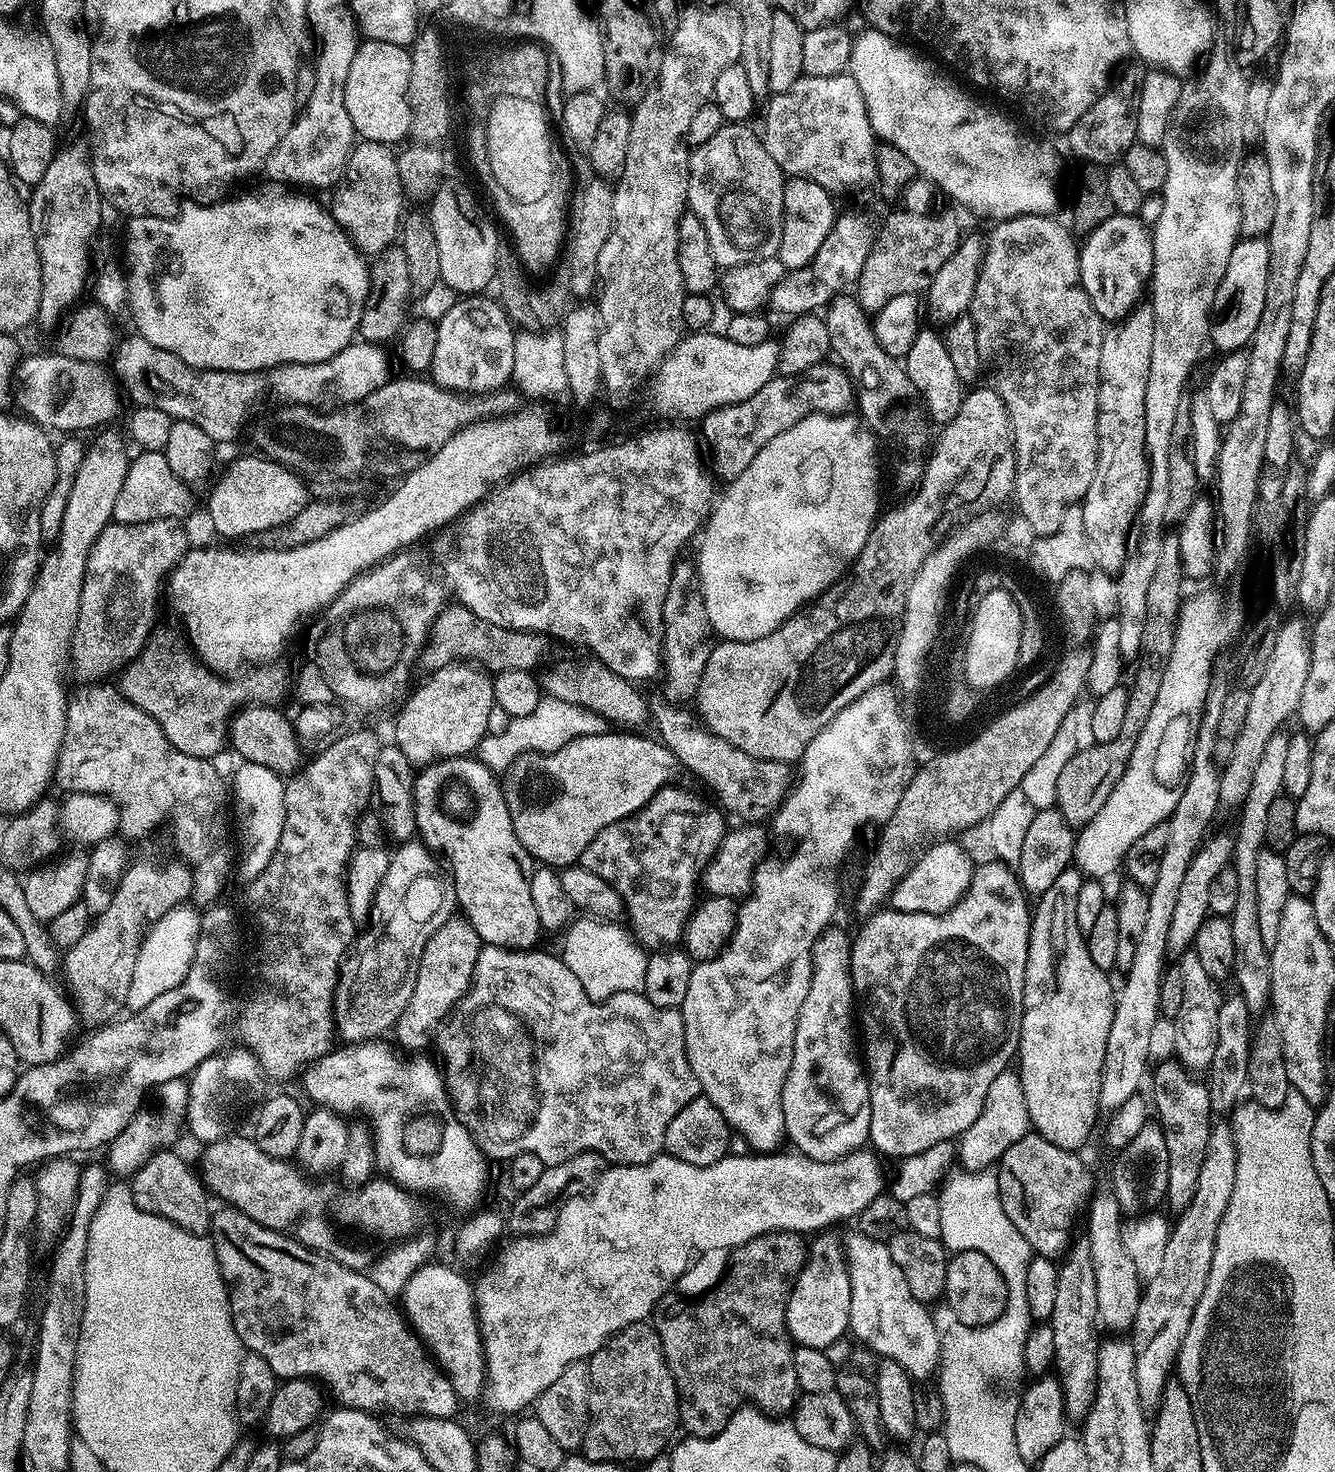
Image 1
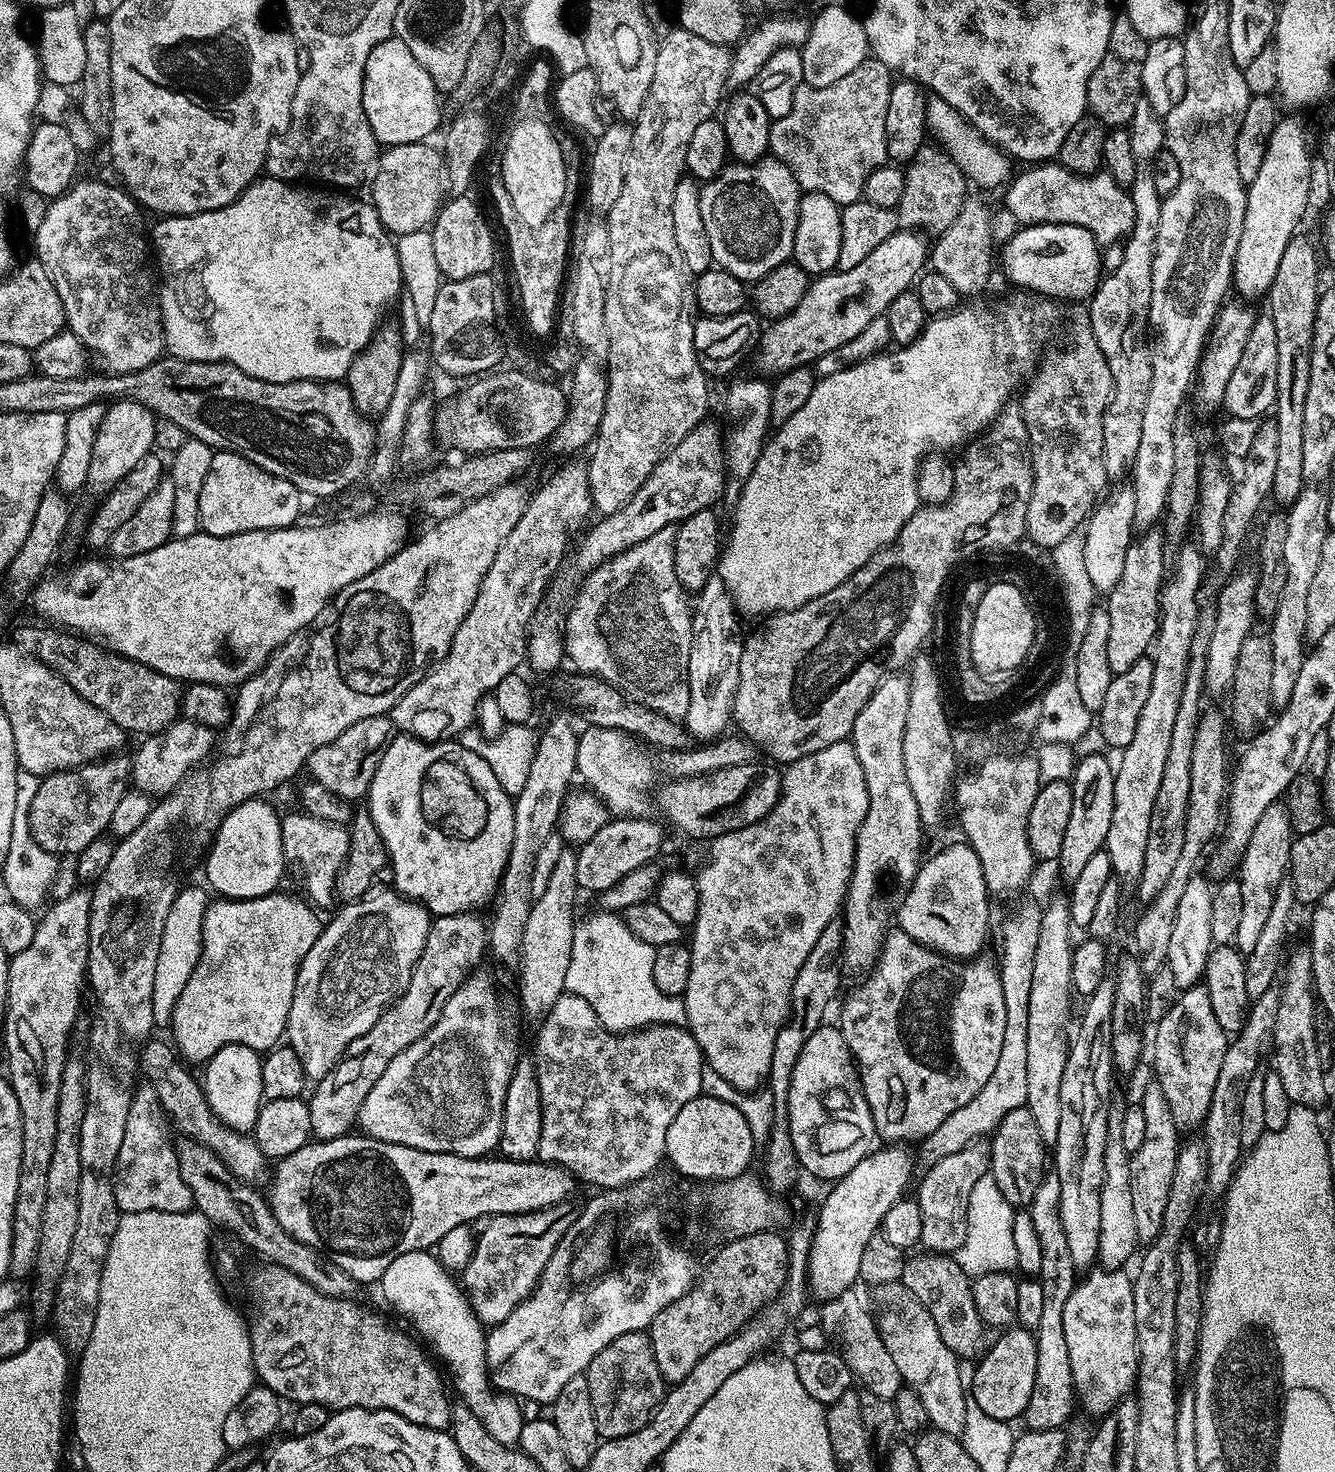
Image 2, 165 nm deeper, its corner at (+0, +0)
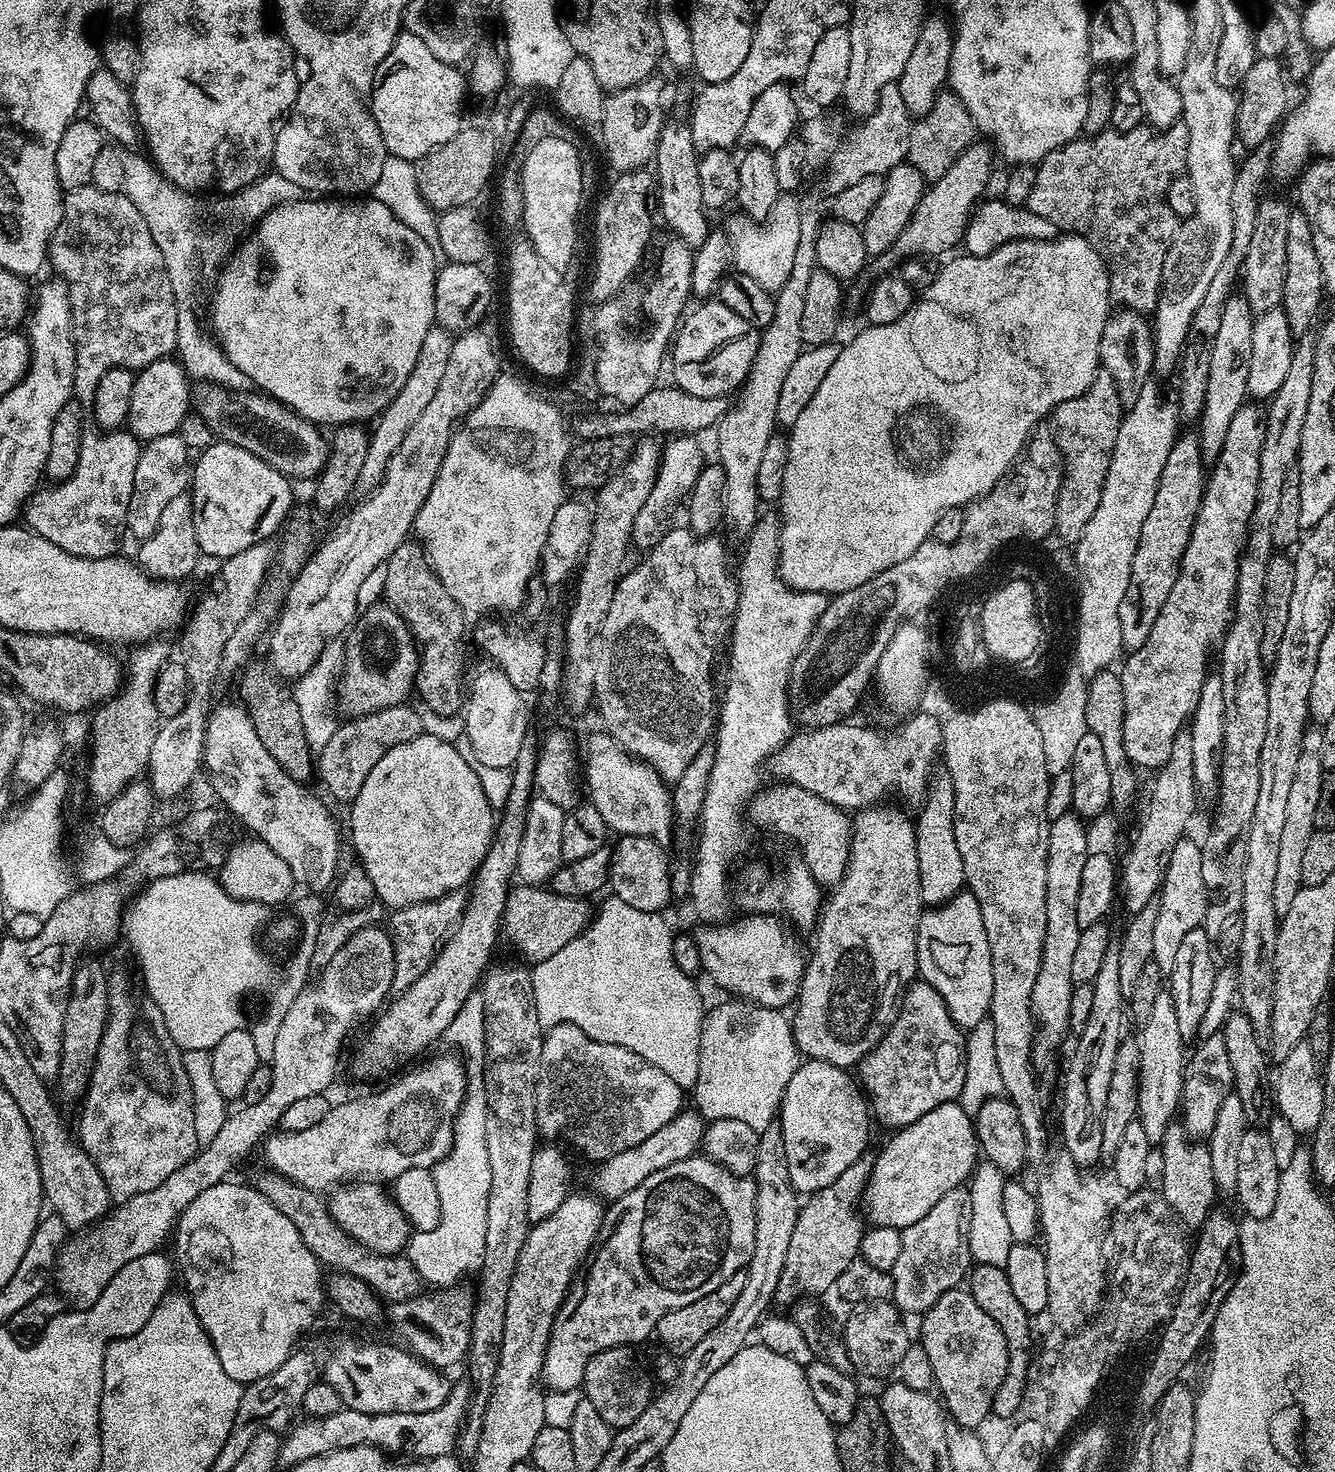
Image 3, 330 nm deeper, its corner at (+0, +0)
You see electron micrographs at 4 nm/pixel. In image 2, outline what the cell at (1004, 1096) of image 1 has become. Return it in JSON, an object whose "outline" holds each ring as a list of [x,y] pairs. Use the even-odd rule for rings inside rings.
{"outline":[[[977,1142],[967,1144],[958,1154],[950,1154],[938,1162],[927,1165],[924,1177],[920,1180],[920,1209],[922,1210],[922,1238],[920,1244],[932,1254],[954,1254],[966,1242],[966,1226],[968,1225],[968,1207],[970,1206],[970,1193],[978,1183],[978,1178],[989,1175],[990,1148],[987,1143]]]}

